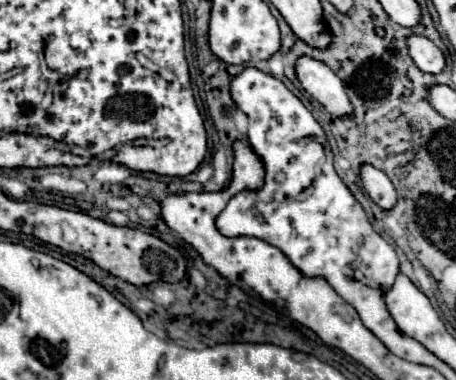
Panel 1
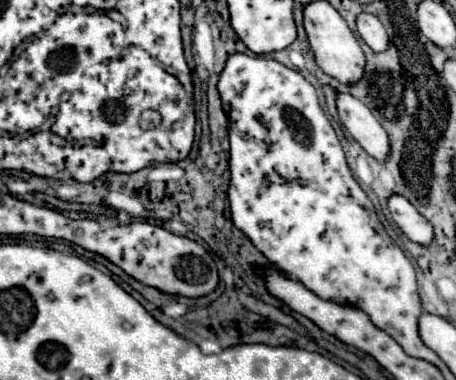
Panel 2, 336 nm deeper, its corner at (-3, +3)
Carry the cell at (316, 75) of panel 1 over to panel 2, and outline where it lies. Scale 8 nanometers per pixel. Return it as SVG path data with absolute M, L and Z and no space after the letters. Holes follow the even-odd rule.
M337 93L337 113L349 135L375 159L383 161L389 153L389 137L369 107L349 93Z

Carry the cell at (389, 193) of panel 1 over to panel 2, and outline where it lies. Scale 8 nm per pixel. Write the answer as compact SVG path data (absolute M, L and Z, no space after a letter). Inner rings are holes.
M391 195L387 201L387 209L397 227L411 241L421 245L429 245L433 241L433 227L429 227L425 217L403 195Z

